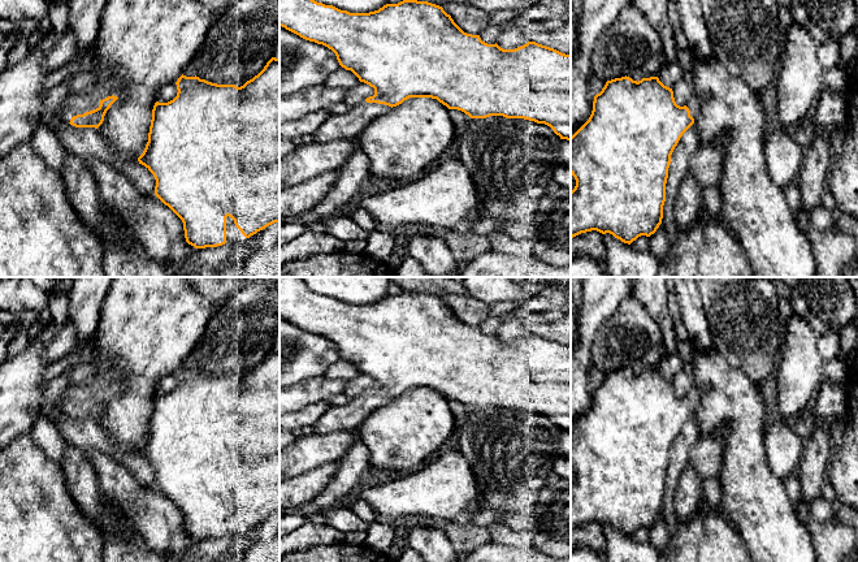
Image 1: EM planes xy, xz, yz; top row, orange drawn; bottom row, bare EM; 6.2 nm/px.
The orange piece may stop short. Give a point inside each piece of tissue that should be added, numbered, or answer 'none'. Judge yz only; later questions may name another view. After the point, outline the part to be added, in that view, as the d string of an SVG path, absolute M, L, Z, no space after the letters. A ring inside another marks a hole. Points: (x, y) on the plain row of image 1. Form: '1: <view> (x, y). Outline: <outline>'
1: yz (693, 396). Outline: M693 385L692 389L688 392L686 398L690 402L690 407L696 411L699 407L701 398L697 388Z

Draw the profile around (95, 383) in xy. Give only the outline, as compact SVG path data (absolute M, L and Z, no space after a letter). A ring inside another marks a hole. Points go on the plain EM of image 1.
M107 372L103 376L96 373L90 375L90 377L82 384L70 384L70 386L83 386L94 392L103 392L108 388L122 388L126 384L126 379L118 373Z

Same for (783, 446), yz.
M783 419L766 425L764 453L771 471L780 479L797 472L802 461L805 441Z

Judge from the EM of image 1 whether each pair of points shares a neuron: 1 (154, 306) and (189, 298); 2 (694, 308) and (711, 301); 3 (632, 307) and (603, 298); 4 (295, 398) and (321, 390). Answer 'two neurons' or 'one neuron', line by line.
1: one neuron
2: two neurons
3: two neurons
4: one neuron

